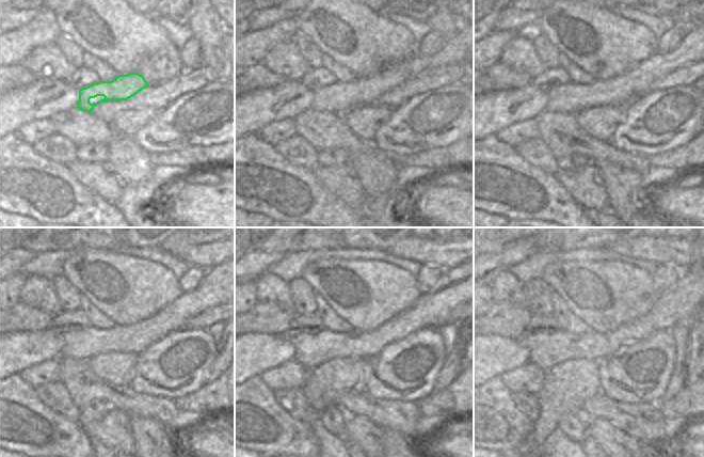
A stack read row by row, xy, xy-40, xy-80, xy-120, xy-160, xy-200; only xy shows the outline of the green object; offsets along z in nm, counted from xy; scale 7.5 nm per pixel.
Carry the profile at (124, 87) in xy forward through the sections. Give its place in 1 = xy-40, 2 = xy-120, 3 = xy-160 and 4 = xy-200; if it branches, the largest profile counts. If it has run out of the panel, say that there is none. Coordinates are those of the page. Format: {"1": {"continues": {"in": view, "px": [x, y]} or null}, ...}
{"1": {"continues": {"in": "xy-40", "px": [363, 91]}}, "2": {"continues": {"in": "xy-120", "px": [89, 342]}}, "3": {"continues": {"in": "xy-160", "px": [432, 309]}}, "4": {"continues": {"in": "xy-200", "px": [546, 350]}}}

